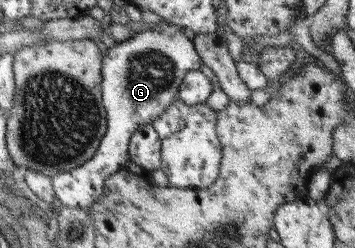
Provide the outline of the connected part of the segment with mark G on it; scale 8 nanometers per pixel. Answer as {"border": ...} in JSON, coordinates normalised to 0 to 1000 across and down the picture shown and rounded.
{"border":[[[473,85],[434,105],[403,105],[400,117],[377,113],[377,137],[349,165],[330,177],[304,169],[293,181],[285,343],[307,484],[301,536],[262,641],[208,690],[180,694],[149,714],[149,758],[177,827],[200,839],[256,843],[276,819],[285,790],[296,782],[299,730],[369,649],[363,601],[375,548],[397,524],[400,508],[428,500],[431,484],[476,444],[496,407],[490,395],[496,395],[496,379],[504,379],[513,335],[521,331],[521,306],[544,282],[563,282],[572,254],[572,234],[558,210],[549,169],[518,137],[515,109],[485,101]]]}

